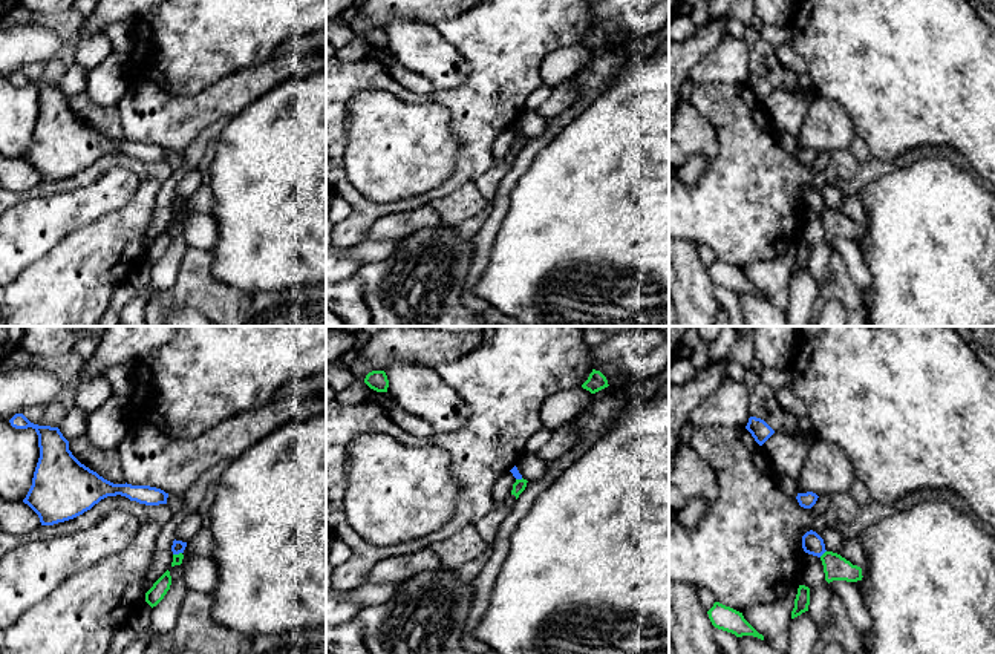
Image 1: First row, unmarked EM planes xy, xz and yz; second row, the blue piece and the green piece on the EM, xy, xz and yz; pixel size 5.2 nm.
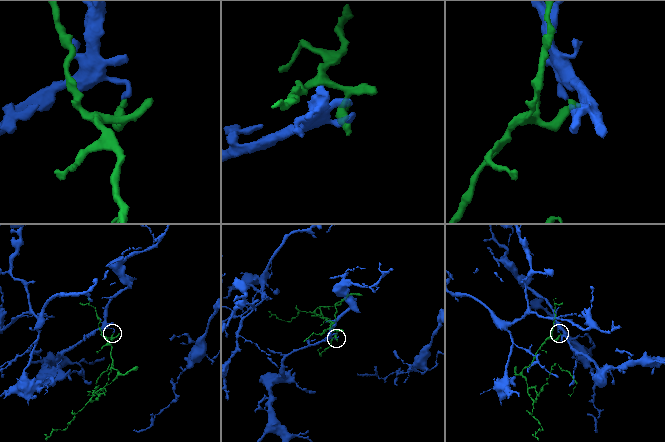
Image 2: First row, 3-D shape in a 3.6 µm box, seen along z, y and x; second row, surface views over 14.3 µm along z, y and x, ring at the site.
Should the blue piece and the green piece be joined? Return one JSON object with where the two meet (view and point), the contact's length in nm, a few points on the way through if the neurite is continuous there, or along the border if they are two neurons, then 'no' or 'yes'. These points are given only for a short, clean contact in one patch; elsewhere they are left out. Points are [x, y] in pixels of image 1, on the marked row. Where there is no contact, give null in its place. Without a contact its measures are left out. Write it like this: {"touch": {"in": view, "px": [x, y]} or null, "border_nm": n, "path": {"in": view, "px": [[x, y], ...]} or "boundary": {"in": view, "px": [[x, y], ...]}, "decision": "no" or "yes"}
{"touch": {"in": "yz", "px": [822, 553]}, "border_nm": 50, "boundary": {"in": "yz", "px": [[825, 550], [819, 556]]}, "decision": "no"}

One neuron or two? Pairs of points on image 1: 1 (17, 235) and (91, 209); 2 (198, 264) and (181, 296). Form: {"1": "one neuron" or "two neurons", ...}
{"1": "one neuron", "2": "one neuron"}

